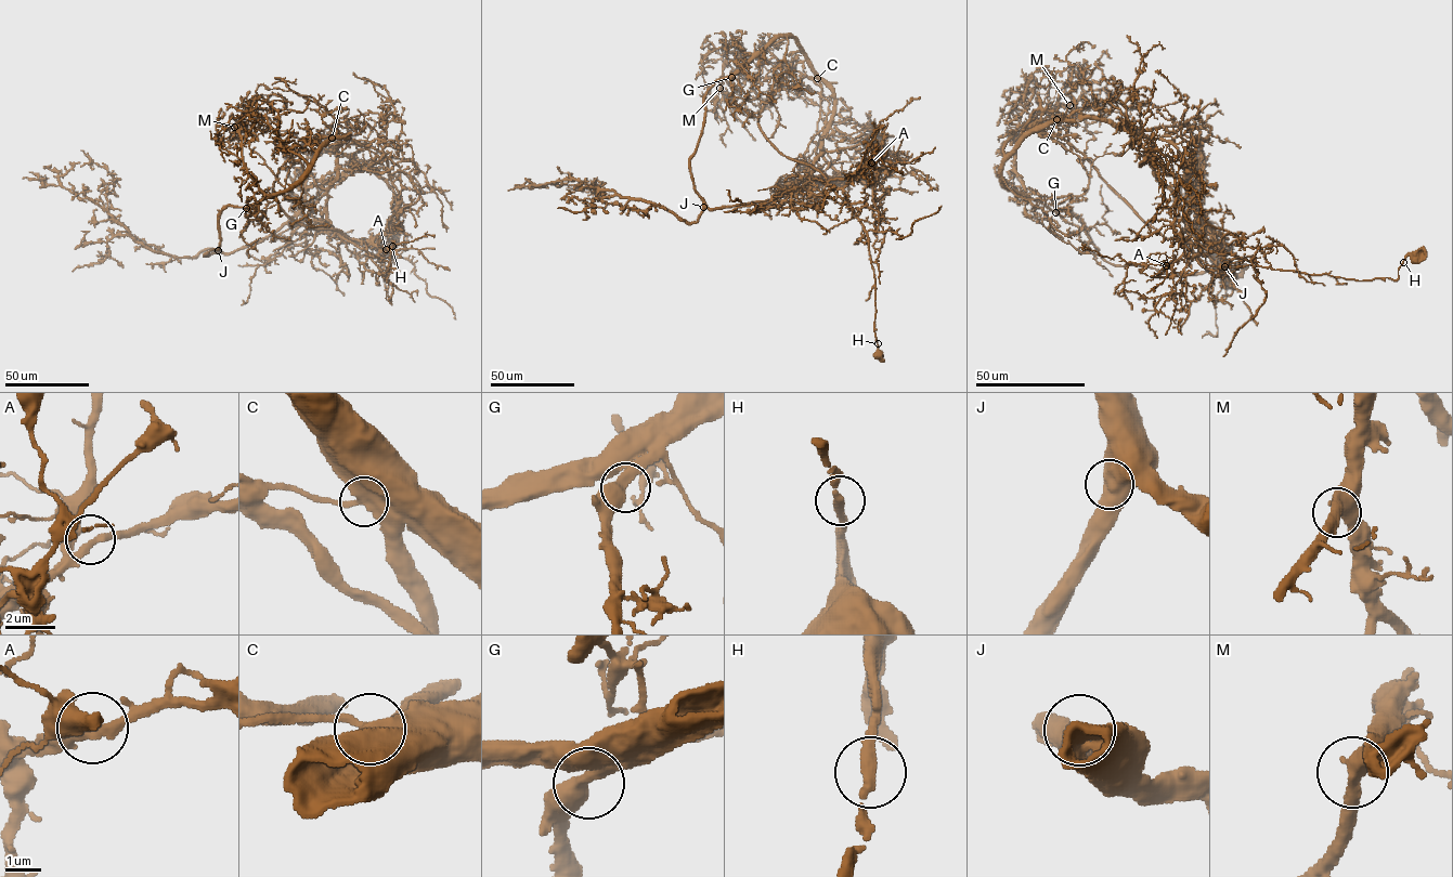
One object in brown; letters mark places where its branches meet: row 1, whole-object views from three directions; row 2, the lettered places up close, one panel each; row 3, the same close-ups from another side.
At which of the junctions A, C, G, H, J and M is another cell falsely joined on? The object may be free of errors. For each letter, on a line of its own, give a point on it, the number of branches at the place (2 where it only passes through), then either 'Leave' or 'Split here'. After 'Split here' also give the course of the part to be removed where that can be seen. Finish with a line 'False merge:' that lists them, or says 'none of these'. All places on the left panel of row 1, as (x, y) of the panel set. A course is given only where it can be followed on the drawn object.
A: Place: (386, 249). Branches: 2. Leave
C: Place: (332, 138). Branches: 2. Split here. Course of the part to remove: (332, 136), (306, 142), (273, 196), (298, 223), (367, 243), (400, 195), (376, 132), (349, 118)
G: Place: (246, 208). Branches: 2. Leave
H: Place: (392, 246). Branches: 2. Leave
J: Place: (218, 250). Branches: 2. Leave
M: Place: (234, 127). Branches: 2. Leave
False merge: C

